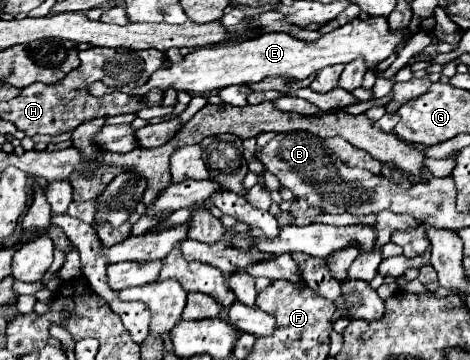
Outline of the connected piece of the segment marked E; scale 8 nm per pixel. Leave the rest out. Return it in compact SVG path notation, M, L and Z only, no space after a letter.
M369 17L369 19L353 19L341 27L337 27L331 33L321 35L315 41L303 41L287 33L263 33L255 39L241 41L241 43L221 43L215 47L203 47L195 49L179 63L171 63L169 67L157 69L149 81L141 87L109 87L101 81L91 83L87 87L89 95L107 95L113 91L129 91L129 95L145 95L151 89L177 89L177 91L187 91L195 95L207 95L211 91L217 91L227 85L247 85L247 83L257 83L265 77L293 77L293 79L307 79L311 73L335 65L335 63L349 63L357 57L365 57L367 67L377 65L379 61L387 59L397 45L403 43L405 31L391 33L387 19L385 17Z

